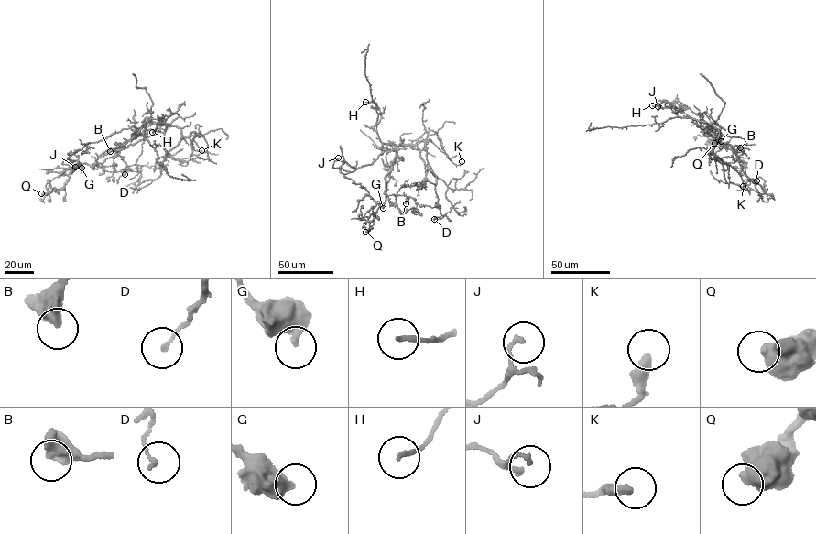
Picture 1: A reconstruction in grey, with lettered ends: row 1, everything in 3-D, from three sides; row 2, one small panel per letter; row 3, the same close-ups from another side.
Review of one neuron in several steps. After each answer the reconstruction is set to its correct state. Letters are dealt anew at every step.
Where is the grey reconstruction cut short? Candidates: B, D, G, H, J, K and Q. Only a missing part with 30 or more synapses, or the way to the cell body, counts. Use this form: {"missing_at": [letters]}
{"missing_at": []}

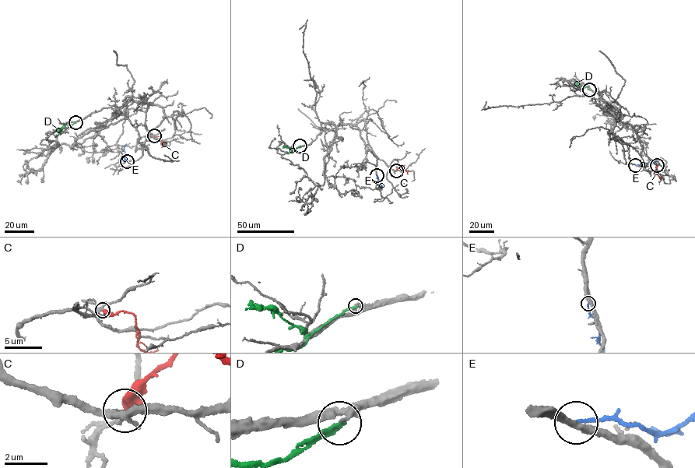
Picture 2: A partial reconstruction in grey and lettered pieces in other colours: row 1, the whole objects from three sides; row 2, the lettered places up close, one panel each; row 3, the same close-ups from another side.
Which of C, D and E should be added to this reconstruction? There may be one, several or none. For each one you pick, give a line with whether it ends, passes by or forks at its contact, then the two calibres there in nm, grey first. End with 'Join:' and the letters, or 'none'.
Join: none

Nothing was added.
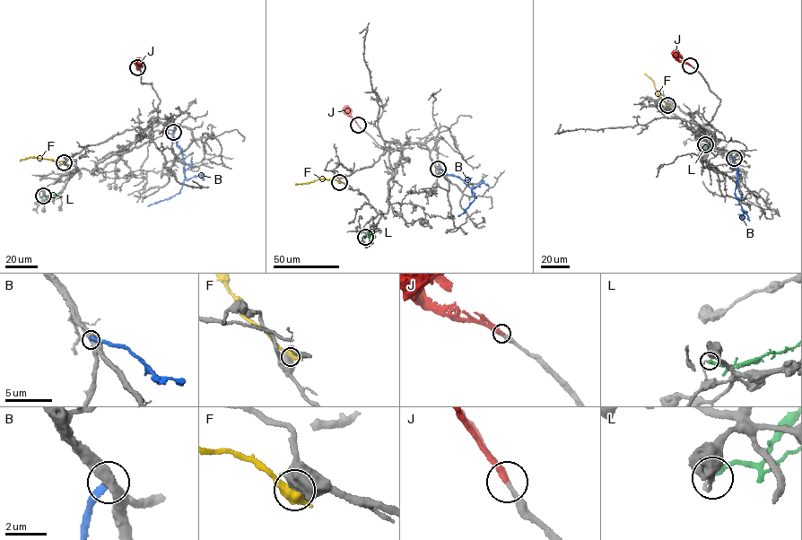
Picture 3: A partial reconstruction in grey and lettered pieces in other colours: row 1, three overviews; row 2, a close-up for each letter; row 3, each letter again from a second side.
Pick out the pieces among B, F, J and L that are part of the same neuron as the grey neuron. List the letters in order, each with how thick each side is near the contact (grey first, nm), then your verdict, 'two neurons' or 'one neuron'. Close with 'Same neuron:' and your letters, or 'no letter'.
B: 550/280 nm | two neurons
F: 750/500 nm | two neurons
J: 240/400 nm | one neuron
L: 130/320 nm | two neurons
Same neuron: J

